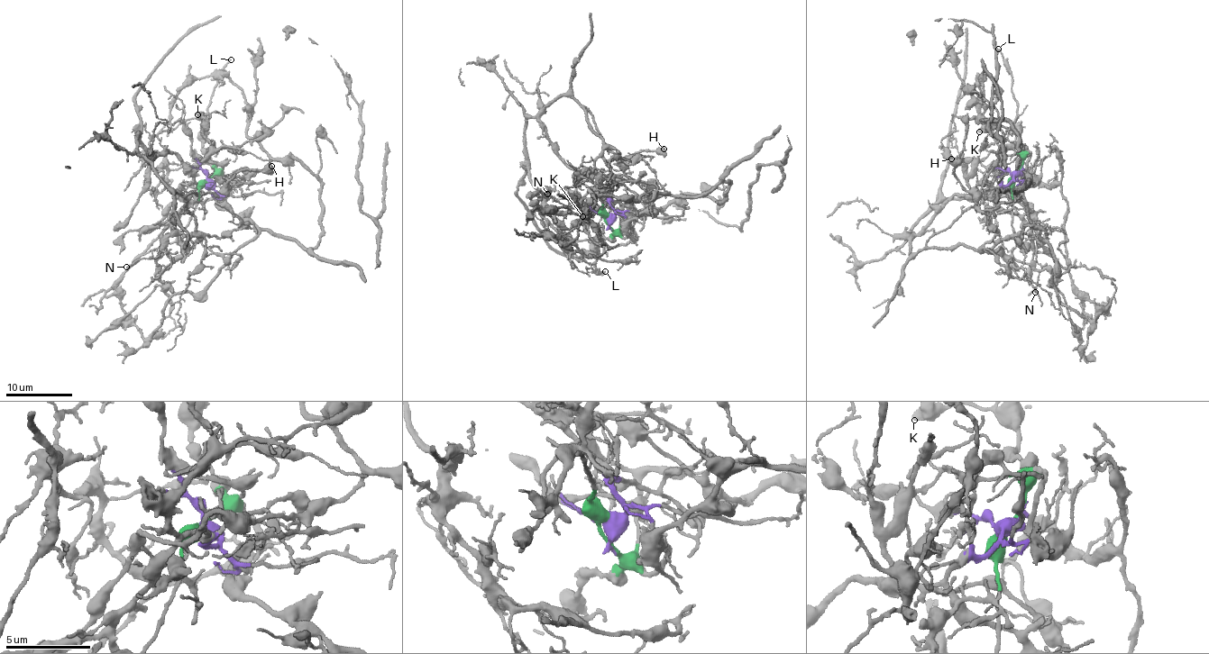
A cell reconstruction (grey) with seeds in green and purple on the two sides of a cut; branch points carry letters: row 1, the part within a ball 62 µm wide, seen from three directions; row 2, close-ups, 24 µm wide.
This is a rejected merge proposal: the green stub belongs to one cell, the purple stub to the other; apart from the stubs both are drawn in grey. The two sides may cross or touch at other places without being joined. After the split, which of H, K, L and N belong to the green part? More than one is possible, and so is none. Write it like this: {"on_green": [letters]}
{"on_green": ["K", "L"]}

